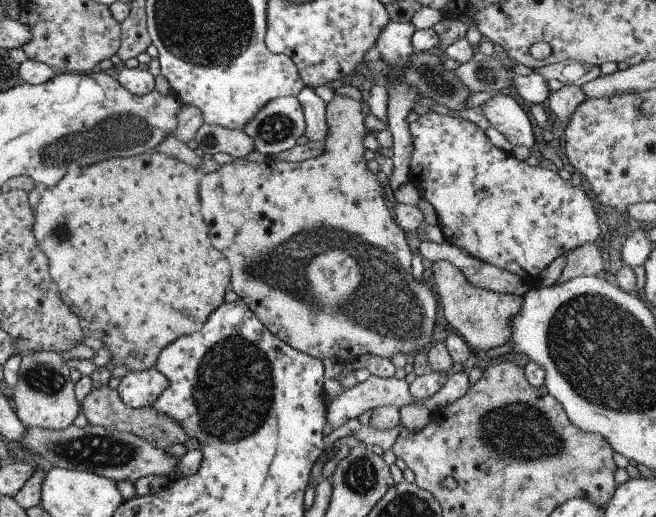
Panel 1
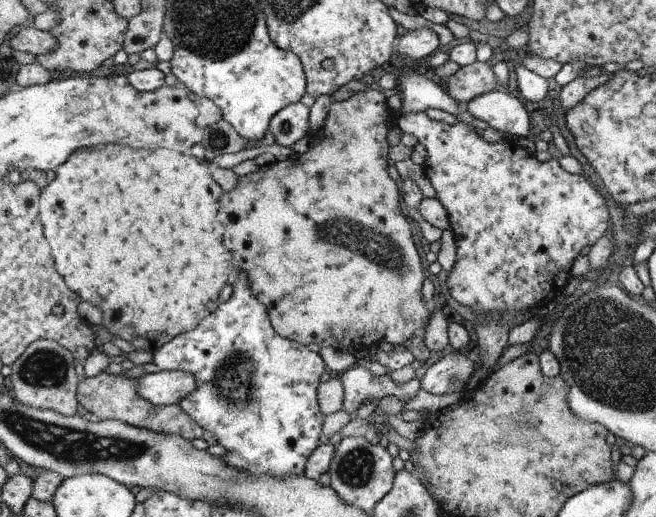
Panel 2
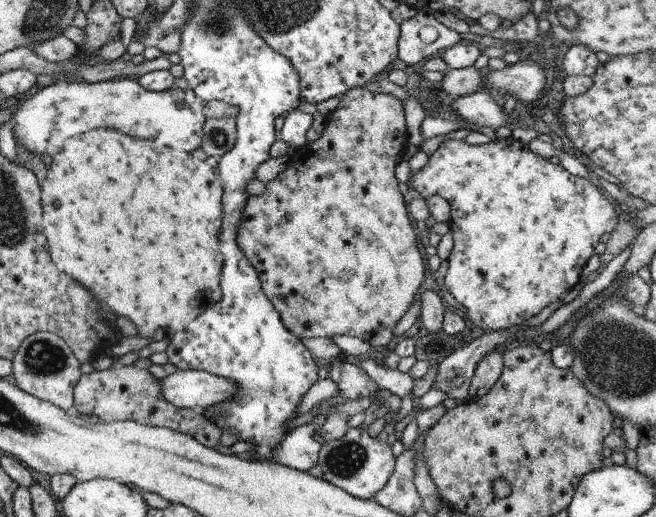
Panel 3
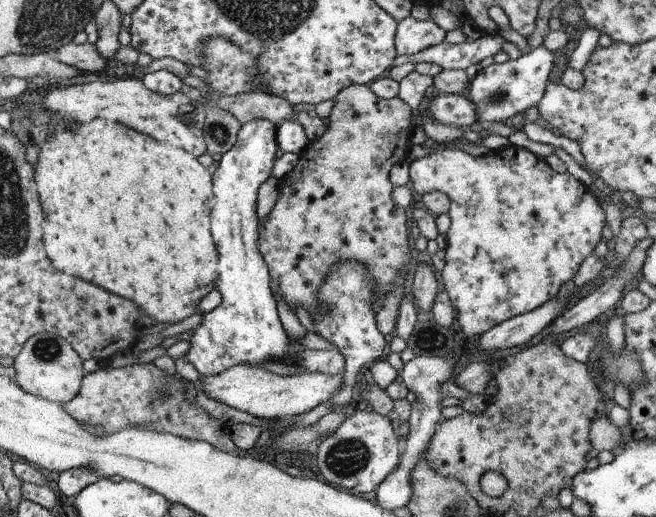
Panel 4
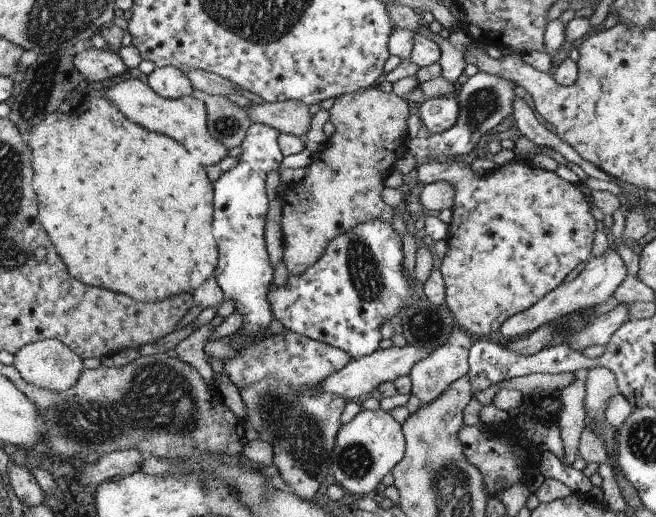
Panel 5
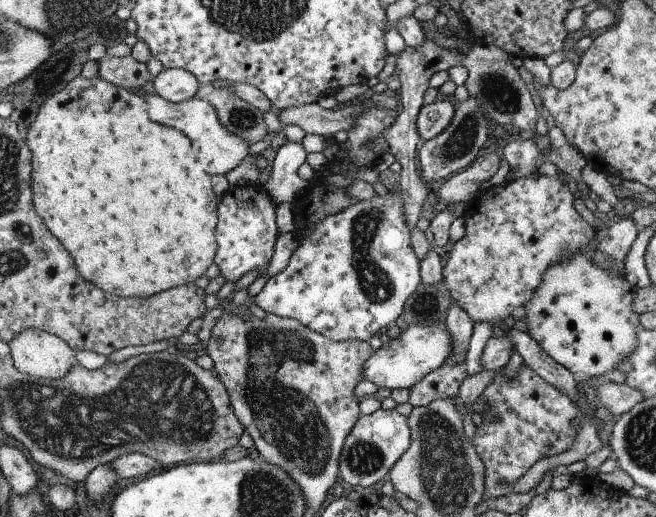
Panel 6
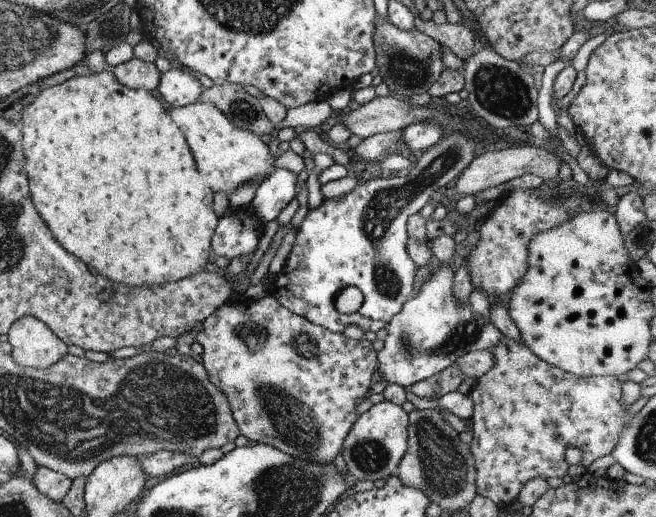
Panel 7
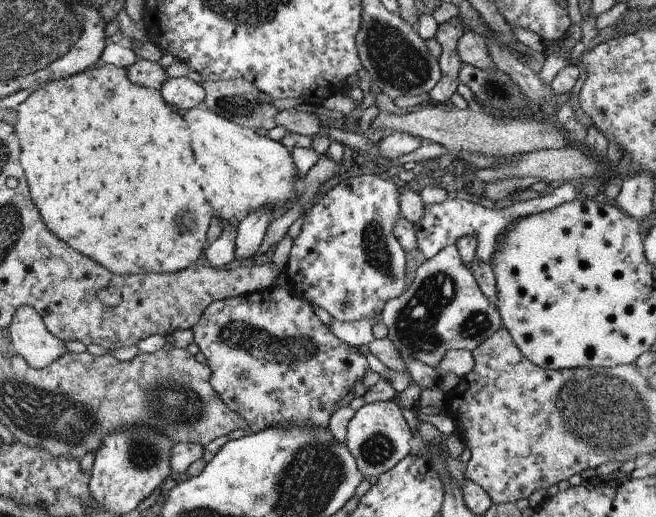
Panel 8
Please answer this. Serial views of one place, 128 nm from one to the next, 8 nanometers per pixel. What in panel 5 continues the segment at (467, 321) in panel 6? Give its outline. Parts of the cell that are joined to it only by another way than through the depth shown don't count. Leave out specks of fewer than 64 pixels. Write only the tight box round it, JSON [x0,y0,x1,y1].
[409,328,473,405]

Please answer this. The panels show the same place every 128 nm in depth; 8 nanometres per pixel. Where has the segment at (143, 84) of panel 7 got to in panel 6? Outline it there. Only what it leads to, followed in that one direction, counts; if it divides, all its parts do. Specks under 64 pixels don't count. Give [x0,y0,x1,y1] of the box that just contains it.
[97,54,150,90]

